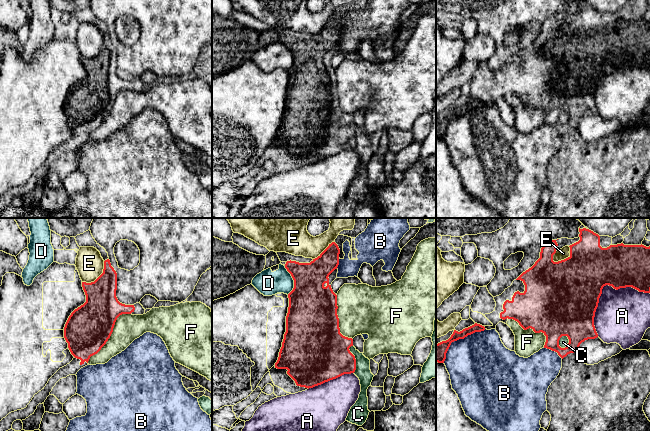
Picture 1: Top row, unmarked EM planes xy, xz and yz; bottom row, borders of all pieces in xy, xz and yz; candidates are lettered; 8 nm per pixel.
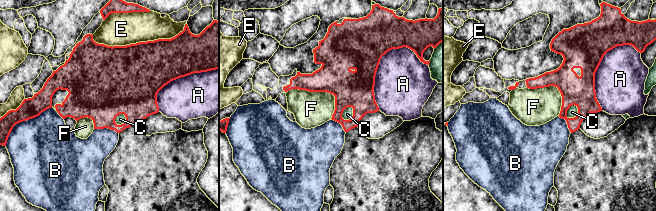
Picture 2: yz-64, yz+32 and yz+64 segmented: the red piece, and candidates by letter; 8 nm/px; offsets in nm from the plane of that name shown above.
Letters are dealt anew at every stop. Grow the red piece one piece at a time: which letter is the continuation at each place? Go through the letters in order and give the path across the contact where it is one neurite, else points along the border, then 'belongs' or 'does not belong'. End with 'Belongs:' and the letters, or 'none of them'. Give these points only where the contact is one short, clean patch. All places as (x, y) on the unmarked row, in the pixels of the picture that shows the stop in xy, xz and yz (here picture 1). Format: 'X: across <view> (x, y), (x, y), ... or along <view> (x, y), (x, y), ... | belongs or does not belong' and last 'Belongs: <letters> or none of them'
A: does not belong
B: does not belong
C: does not belong
D: along xz (284, 42), (293, 56), (293, 65), (288, 70) | does not belong
E: does not belong
F: does not belong
Belongs: none of them

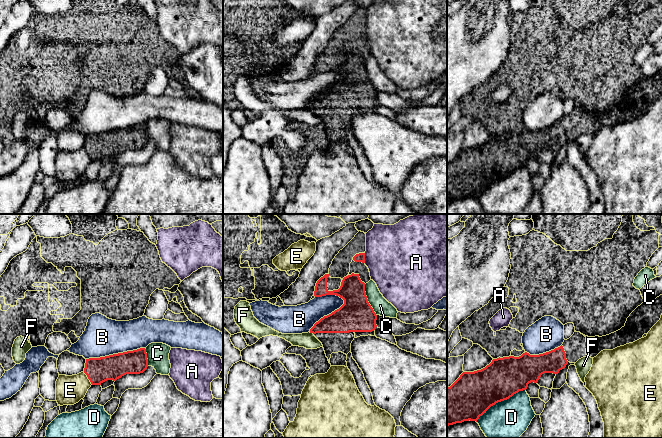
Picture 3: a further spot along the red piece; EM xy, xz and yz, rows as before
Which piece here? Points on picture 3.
A: does not belong
B: does not belong
C: does not belong
D: does not belong
E: does not belong
F: along xz (309, 108), (313, 110) | does not belong
Belongs: none of them

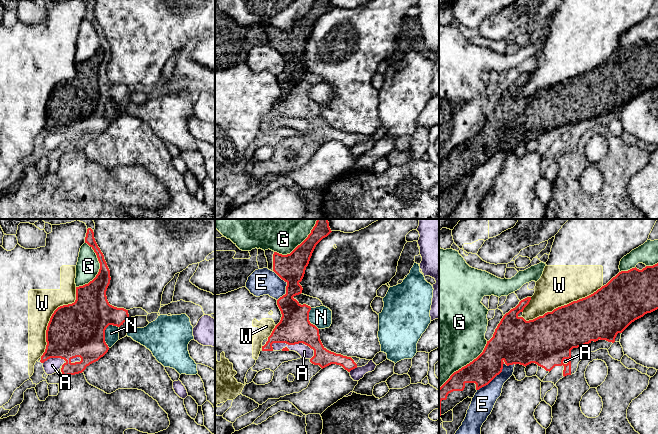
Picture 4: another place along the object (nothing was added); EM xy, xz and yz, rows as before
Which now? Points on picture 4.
A: does not belong
E: does not belong
G: does not belong
N: does not belong
W: does not belong
Belongs: none of them

